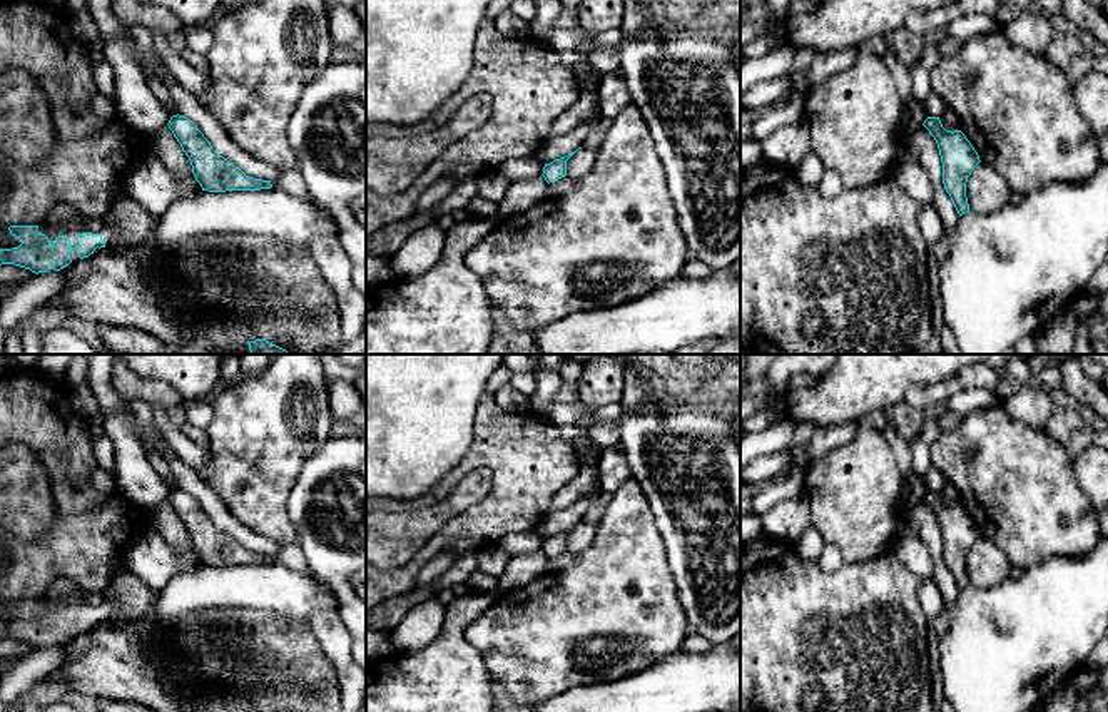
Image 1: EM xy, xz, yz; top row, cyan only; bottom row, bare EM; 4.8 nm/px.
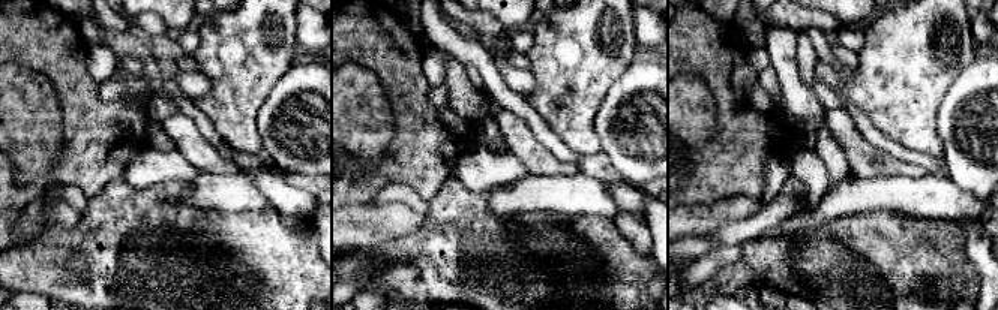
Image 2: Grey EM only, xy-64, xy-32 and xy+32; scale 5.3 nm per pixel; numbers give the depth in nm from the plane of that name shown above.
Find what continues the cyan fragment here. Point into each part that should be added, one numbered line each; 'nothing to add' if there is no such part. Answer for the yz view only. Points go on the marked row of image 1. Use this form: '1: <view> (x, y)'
nothing to add

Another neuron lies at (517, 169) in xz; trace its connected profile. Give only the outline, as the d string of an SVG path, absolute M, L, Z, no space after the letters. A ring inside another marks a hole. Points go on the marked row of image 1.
M525 157L525 159L508 160L495 172L506 177L510 182L518 182L523 179L541 175L543 167L545 164L536 160L535 157Z

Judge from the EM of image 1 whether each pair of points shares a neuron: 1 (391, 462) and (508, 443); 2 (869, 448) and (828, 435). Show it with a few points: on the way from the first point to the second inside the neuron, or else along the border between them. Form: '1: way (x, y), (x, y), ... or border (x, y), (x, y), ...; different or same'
1: border (477, 411), (468, 452), (442, 478); different
2: border (859, 427), (846, 442), (829, 448), (813, 463); different

